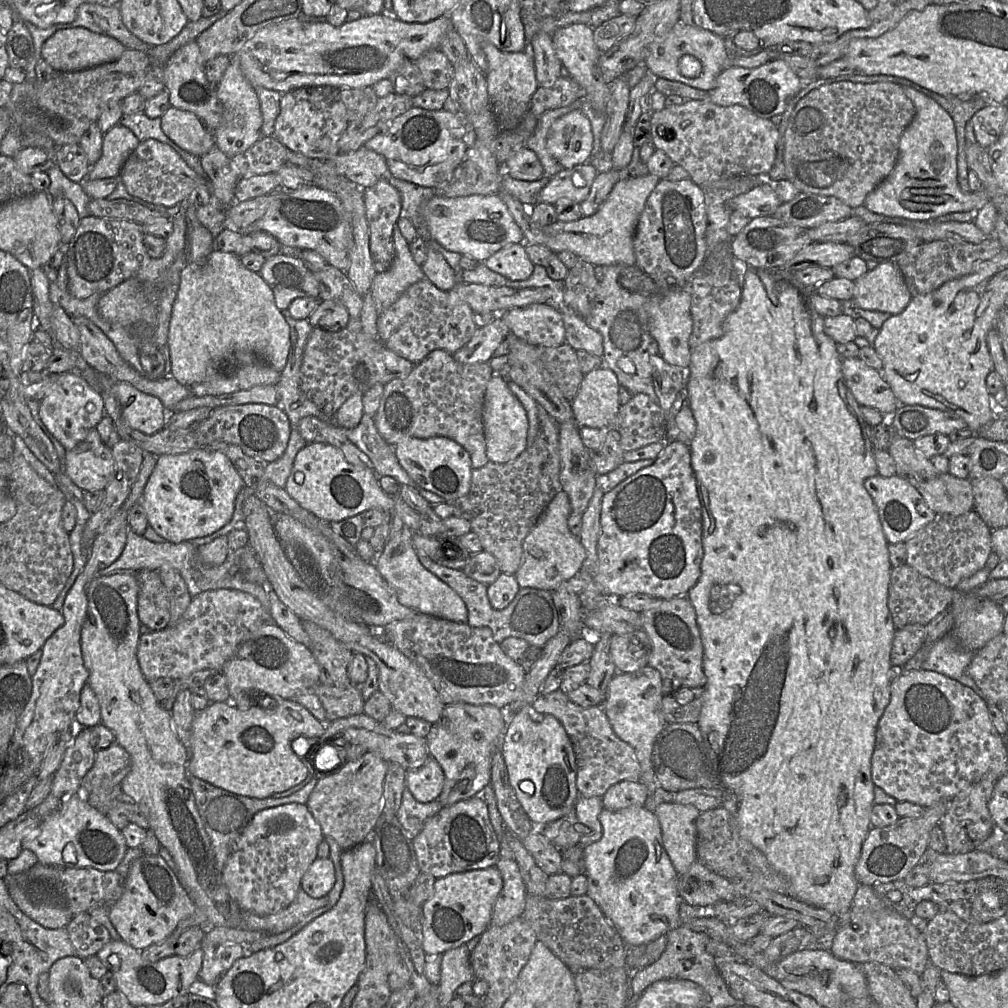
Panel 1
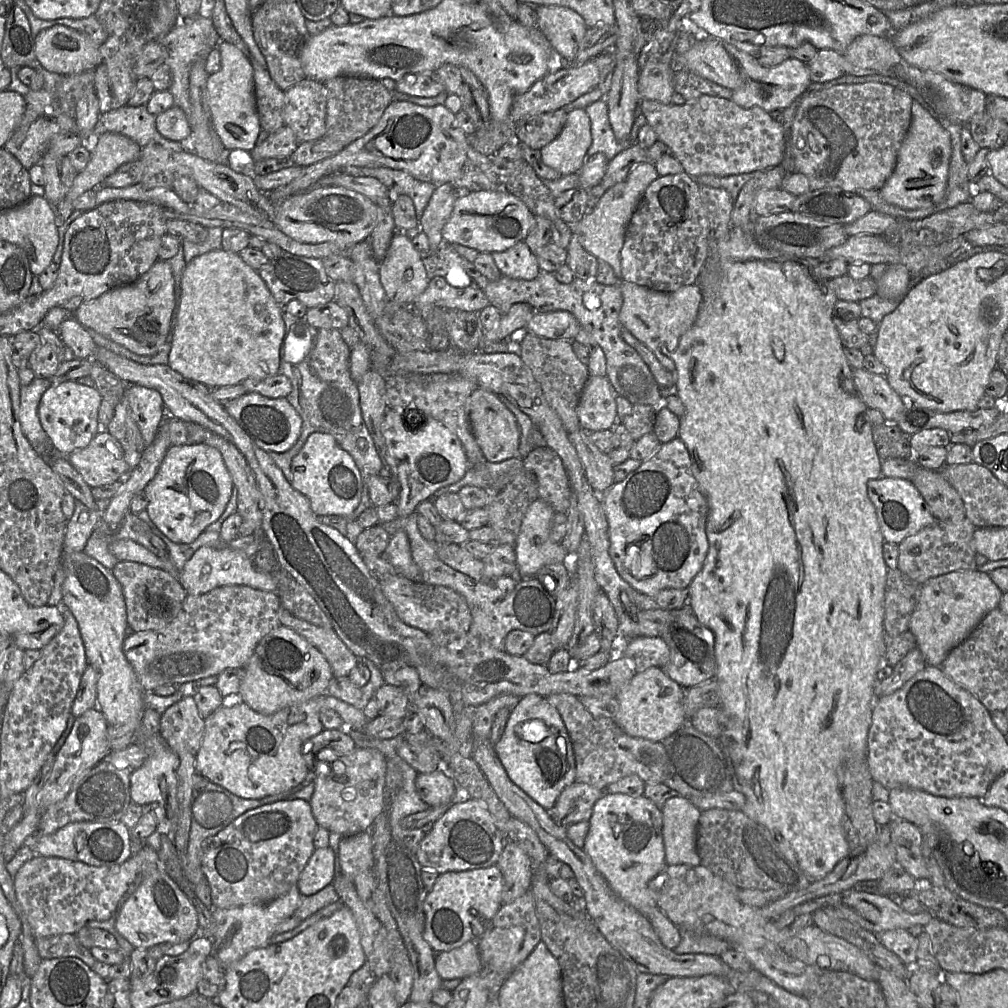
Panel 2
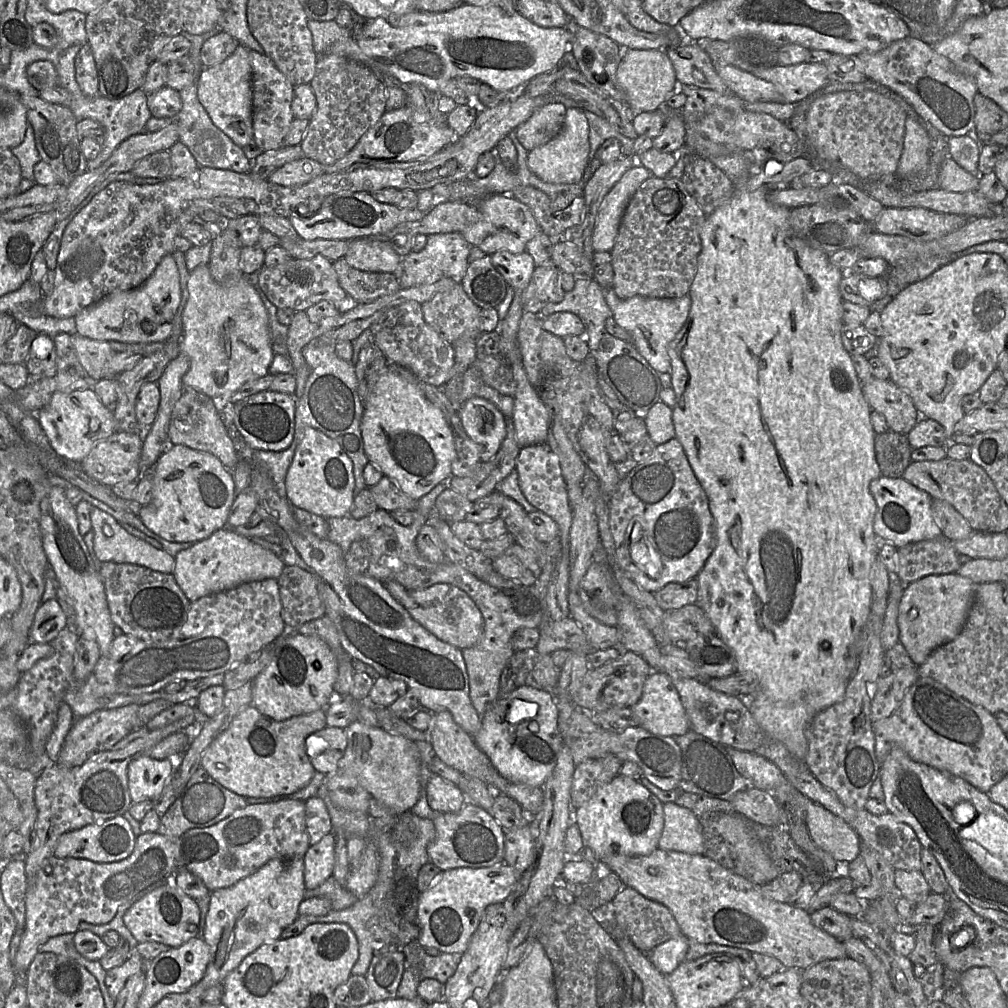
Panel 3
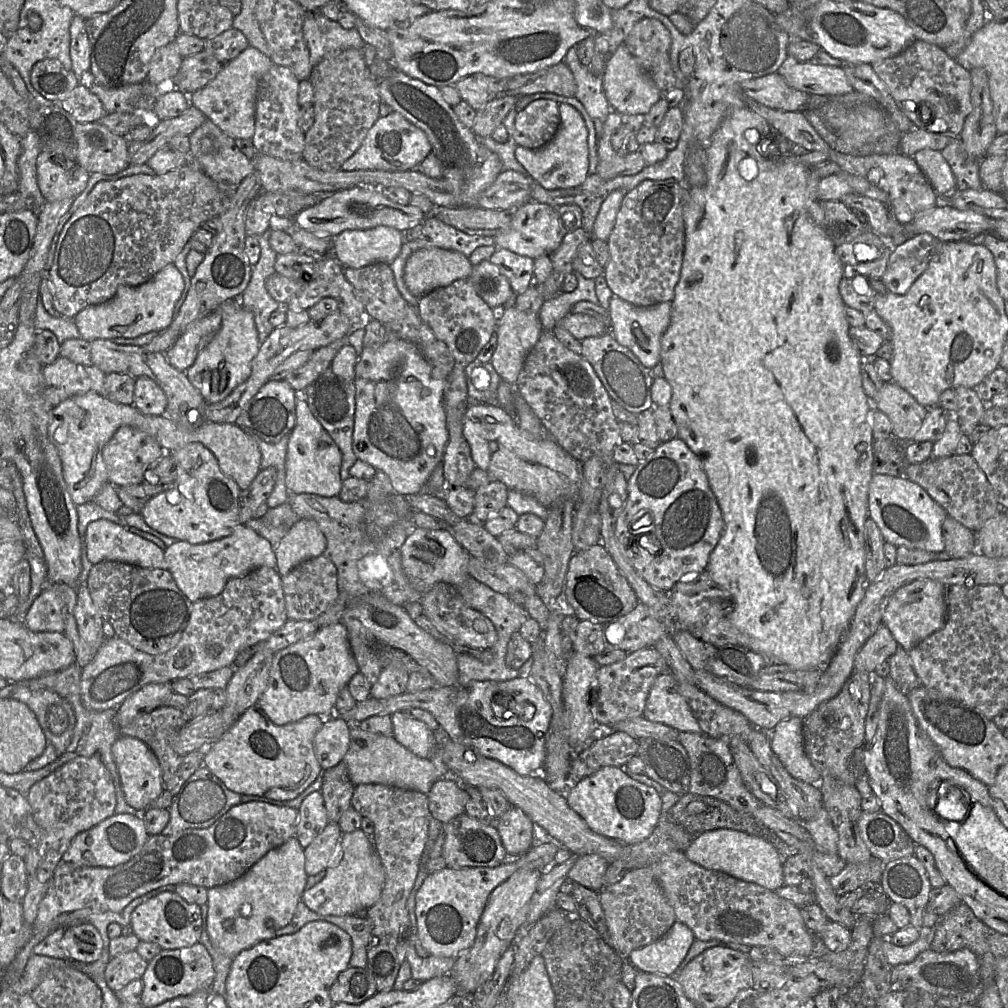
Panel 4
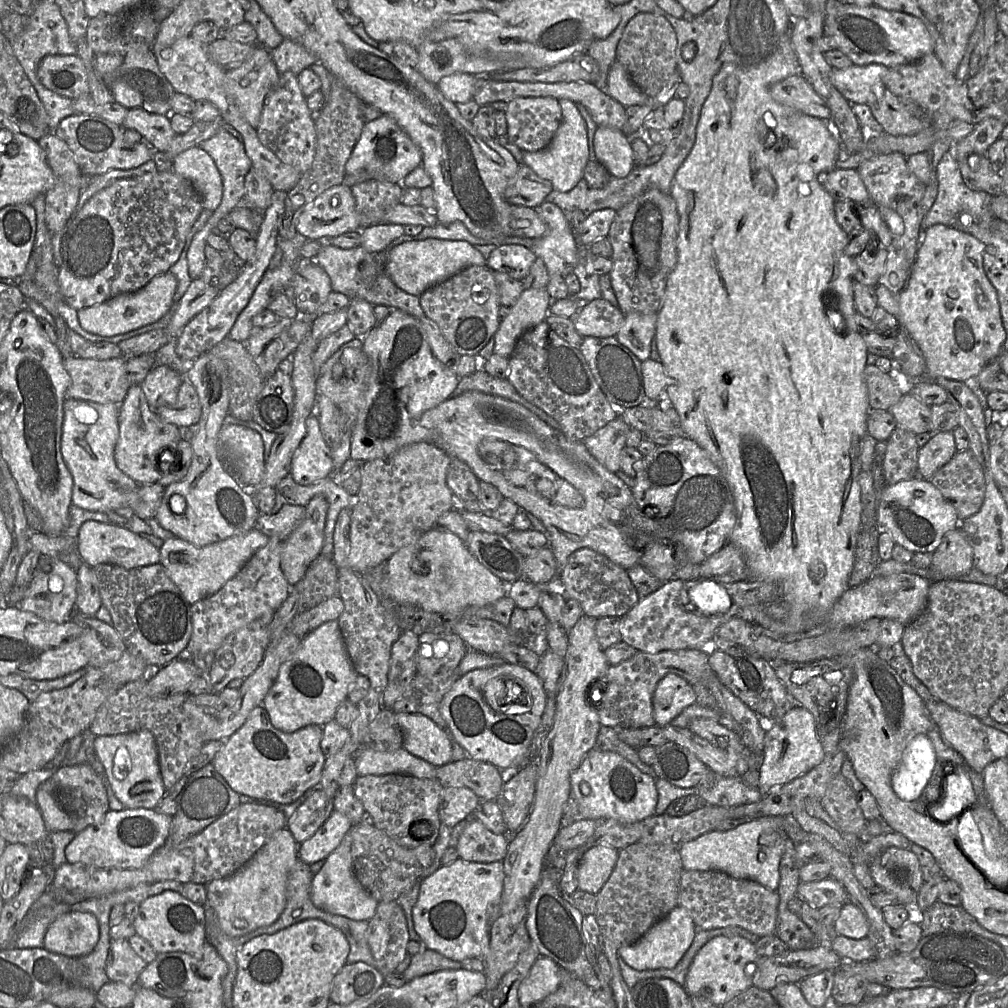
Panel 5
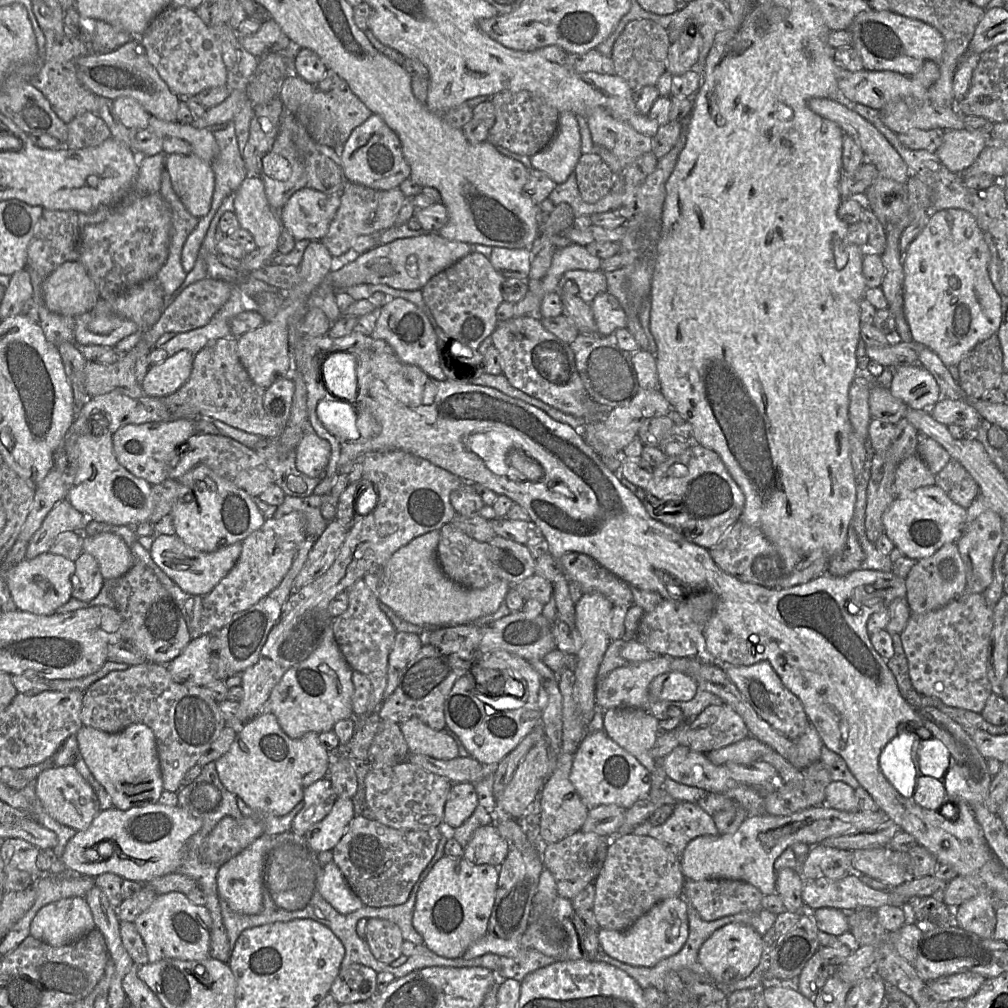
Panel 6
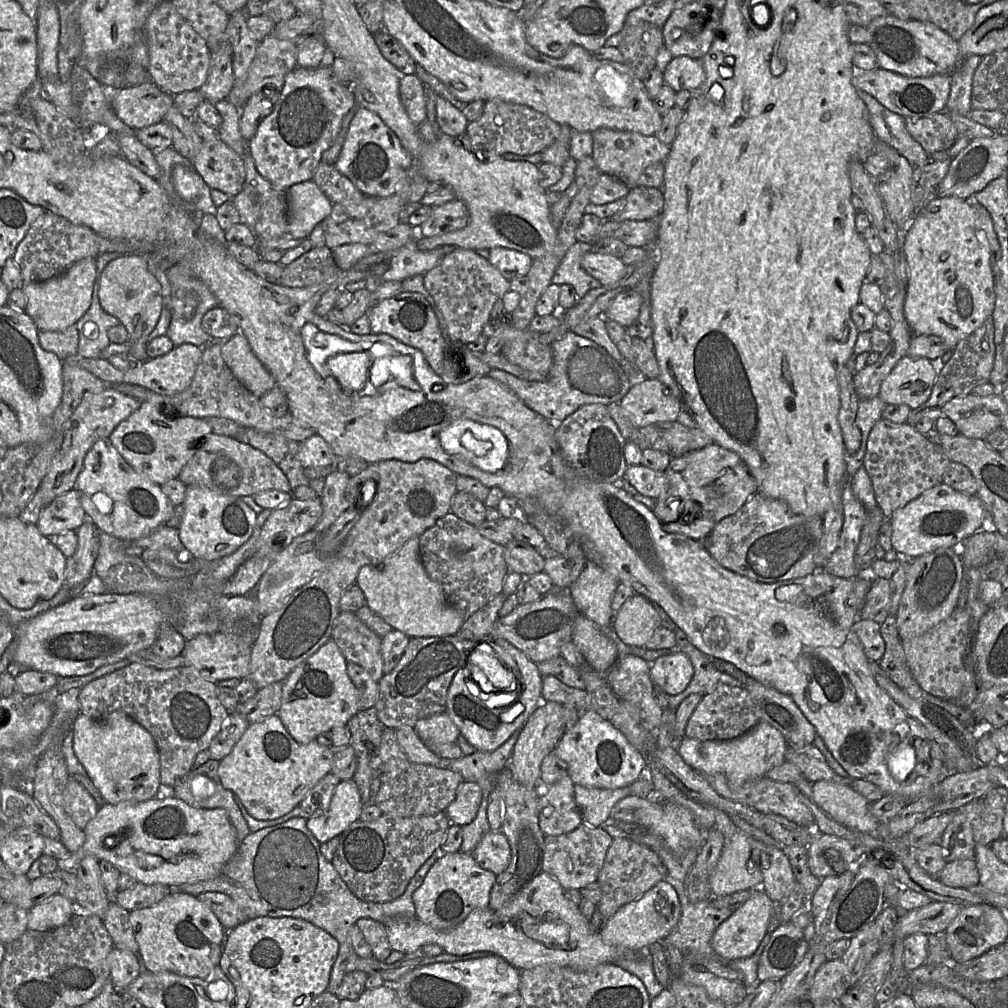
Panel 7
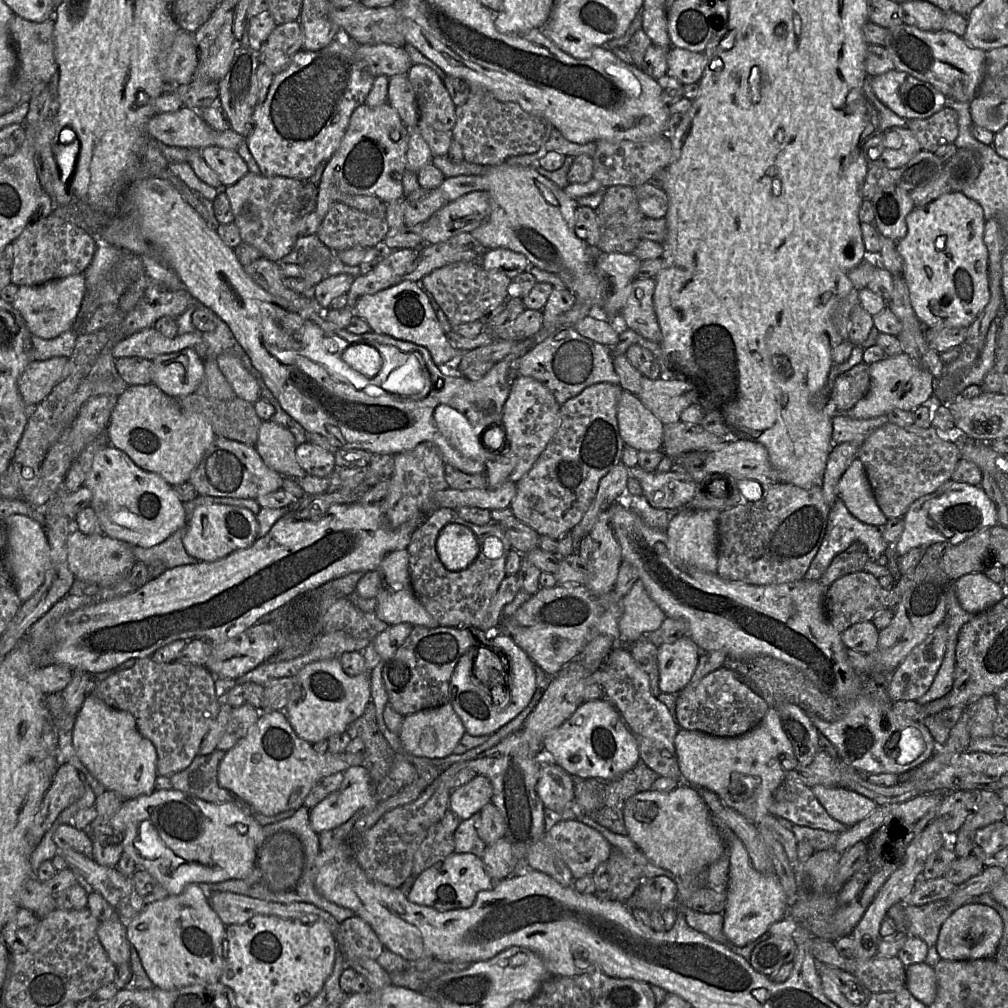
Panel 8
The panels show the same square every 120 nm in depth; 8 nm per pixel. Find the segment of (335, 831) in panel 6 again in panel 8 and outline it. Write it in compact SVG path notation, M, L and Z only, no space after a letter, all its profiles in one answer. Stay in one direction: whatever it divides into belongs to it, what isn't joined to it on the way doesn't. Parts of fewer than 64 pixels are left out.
M355 765L344 772L341 786L310 810L315 832L332 830L348 821L374 797L374 786L367 769Z

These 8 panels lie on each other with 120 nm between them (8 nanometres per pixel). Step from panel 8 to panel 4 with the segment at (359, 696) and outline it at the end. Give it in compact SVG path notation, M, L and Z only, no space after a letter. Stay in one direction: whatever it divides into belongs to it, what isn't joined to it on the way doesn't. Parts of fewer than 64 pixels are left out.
M341 622L330 624L274 654L268 685L257 704L276 725L295 722L309 715L331 716L335 713L339 691L358 672L346 627Z

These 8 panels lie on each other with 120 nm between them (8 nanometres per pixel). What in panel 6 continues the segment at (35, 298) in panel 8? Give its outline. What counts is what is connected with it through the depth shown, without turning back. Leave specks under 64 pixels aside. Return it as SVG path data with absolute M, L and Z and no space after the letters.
M77 259L64 262L42 284L43 302L51 312L76 317L98 302L95 283Z

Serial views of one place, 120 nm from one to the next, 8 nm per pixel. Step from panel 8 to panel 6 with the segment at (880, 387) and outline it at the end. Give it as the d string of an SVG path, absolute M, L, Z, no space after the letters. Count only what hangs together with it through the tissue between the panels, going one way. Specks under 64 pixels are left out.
M903 363L898 366L889 367L894 367L894 373L889 390L891 391L893 396L904 401L908 408L910 407L913 409L932 409L940 400L940 388L937 381L930 374L930 372L920 363Z

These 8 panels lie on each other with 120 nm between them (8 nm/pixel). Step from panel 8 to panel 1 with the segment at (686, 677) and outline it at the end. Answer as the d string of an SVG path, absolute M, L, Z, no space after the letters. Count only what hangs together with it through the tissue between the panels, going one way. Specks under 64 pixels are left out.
M645 666L633 673L614 675L608 684L603 703L604 712L613 731L633 748L641 767L640 781L649 791L657 785L652 761L654 743L667 725L661 709L663 698L663 681L660 672L651 666Z

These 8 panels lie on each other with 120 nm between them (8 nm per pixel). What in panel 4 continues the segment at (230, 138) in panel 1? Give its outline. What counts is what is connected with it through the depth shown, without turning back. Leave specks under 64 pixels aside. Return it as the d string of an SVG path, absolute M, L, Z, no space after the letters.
M249 46L236 58L225 63L212 81L190 94L191 103L233 139L251 139L255 129L258 85L273 65L270 57Z

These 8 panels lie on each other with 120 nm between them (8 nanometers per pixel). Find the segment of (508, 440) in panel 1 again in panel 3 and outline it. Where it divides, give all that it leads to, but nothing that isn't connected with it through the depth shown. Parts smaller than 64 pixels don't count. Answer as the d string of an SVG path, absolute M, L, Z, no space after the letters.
M472 397L460 408L463 428L478 445L481 462L489 462L498 453L506 437L506 418L492 402Z

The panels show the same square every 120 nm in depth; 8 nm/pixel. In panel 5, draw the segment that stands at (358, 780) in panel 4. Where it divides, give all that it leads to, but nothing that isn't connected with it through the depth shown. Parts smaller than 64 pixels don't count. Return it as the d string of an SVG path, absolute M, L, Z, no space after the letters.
M363 746L356 754L358 776L407 774L422 779L437 778L436 767L405 748L384 752Z

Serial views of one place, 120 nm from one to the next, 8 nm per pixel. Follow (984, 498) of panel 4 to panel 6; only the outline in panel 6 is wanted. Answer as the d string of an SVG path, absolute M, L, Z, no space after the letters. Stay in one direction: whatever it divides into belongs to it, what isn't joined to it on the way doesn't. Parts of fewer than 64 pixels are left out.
M952 458L936 475L935 485L942 488L953 502L965 509L971 506L980 493L979 486L972 475L961 463Z

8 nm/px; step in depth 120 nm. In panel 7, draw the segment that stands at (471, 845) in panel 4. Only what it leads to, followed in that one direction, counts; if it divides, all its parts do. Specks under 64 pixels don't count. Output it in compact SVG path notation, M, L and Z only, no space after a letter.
M489 830L471 853L482 869L494 873L502 873L509 865L511 850L501 830Z

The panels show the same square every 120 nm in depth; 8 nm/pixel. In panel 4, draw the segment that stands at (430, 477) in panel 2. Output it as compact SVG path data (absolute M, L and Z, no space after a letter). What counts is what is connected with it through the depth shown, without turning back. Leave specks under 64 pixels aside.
M389 338L378 348L363 348L355 367L354 384L356 457L385 474L397 493L404 496L422 493L434 469L442 462L449 441L443 403L445 380L432 377L431 365L415 344Z

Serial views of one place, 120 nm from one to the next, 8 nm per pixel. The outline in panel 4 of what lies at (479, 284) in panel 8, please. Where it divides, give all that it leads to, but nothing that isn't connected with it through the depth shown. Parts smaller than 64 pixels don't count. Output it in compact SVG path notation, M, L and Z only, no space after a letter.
M469 277L419 297L418 313L436 338L447 345L455 362L462 365L468 365L477 358L497 326L492 308L476 293Z

